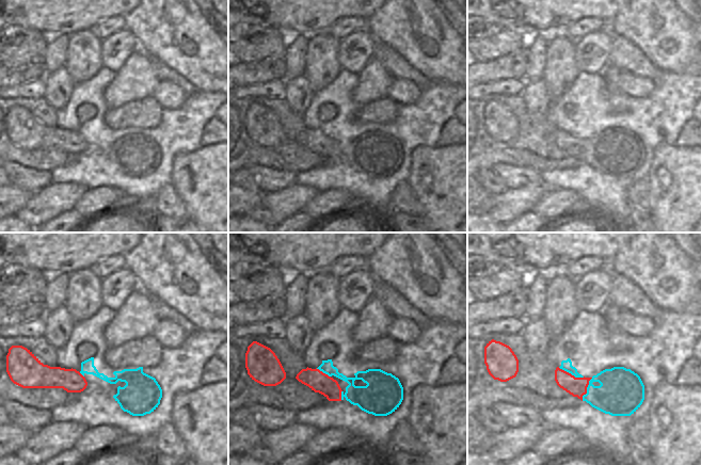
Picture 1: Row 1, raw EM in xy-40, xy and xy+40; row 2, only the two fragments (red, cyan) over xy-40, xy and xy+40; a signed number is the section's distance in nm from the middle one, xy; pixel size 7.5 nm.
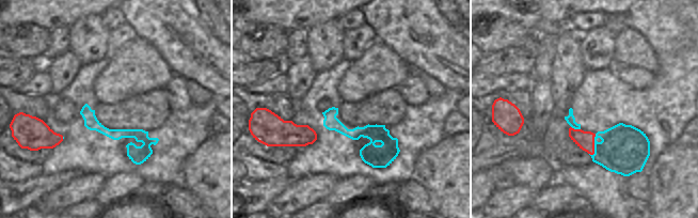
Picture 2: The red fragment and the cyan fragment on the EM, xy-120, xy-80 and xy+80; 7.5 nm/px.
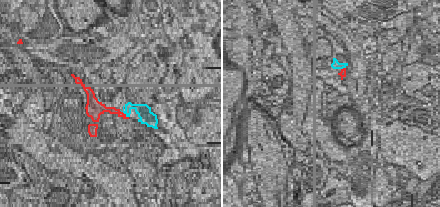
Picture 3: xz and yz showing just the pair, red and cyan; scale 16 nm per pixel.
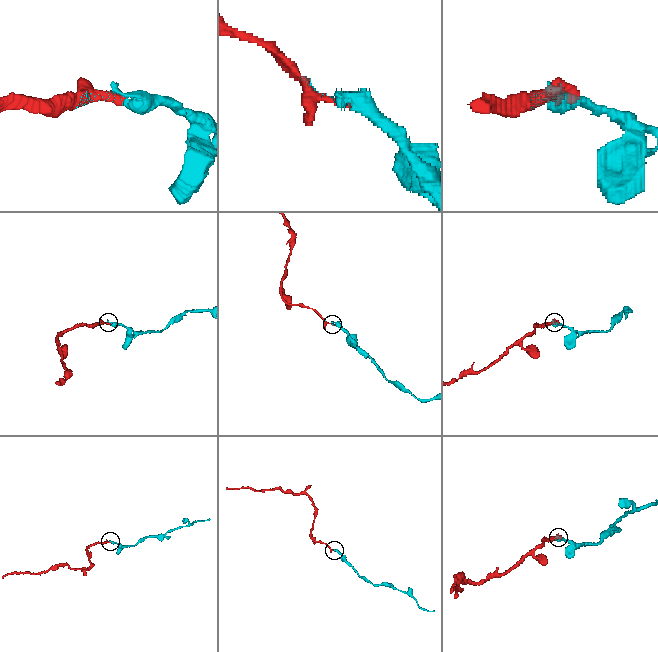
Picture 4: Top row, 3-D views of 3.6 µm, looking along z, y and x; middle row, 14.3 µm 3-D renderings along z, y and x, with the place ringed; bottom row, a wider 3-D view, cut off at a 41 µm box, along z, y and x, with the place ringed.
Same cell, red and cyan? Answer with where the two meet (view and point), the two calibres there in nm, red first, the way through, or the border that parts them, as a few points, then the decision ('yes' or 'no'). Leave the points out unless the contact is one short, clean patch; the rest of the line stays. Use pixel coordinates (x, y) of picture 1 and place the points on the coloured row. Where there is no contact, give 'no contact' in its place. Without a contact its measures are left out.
meets red in xy+40 at (570, 373); 140 nm thick on the red side, 80 nm on the other; yes

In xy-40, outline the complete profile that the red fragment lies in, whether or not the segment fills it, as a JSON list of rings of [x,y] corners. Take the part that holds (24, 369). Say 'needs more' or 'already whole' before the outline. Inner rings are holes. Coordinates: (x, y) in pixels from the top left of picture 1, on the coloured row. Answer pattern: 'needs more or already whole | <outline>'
needs more | [[[12,346],[6,355],[6,372],[11,381],[22,388],[63,388],[67,392],[81,392],[87,382],[84,374],[93,374],[110,384],[116,384],[118,381],[125,382],[124,387],[117,387],[117,394],[113,396],[124,412],[132,416],[144,416],[154,412],[160,404],[162,389],[155,378],[143,372],[143,367],[137,369],[124,369],[114,371],[114,378],[108,378],[99,373],[94,366],[94,357],[81,363],[81,371],[76,369],[65,369],[61,367],[50,367],[44,365],[30,350],[22,346]]]

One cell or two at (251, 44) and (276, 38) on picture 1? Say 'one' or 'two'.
one

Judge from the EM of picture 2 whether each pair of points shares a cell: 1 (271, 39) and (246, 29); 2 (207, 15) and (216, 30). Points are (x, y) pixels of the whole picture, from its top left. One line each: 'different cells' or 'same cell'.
1: same cell
2: same cell

